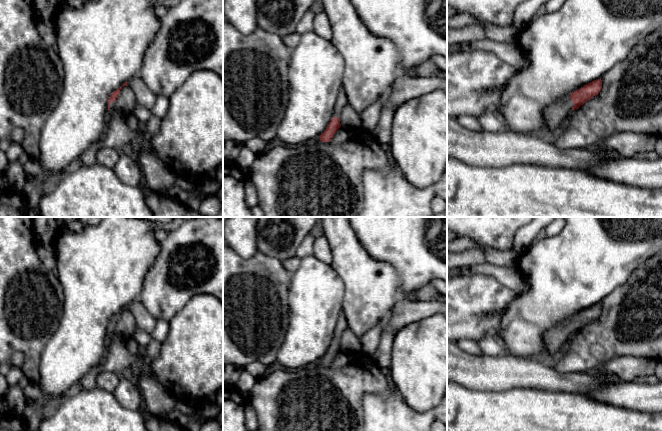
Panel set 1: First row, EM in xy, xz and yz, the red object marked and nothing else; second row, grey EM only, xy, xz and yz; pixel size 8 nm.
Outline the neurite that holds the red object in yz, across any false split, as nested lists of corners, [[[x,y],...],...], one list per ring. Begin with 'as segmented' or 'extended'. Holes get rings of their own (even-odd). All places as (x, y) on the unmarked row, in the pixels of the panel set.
extended; [[[594,304],[572,316],[567,323],[558,324],[544,333],[546,351],[544,359],[555,359],[563,350],[571,336],[578,333],[592,321],[599,318],[602,304]]]

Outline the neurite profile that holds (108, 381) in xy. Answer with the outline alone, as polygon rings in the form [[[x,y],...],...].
[[[101,372],[97,376],[97,387],[113,393],[120,382],[120,375],[112,372]]]

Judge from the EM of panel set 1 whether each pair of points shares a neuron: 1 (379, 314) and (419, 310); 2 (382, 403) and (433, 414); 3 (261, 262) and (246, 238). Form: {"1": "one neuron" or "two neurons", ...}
{"1": "two neurons", "2": "one neuron", "3": "two neurons"}

